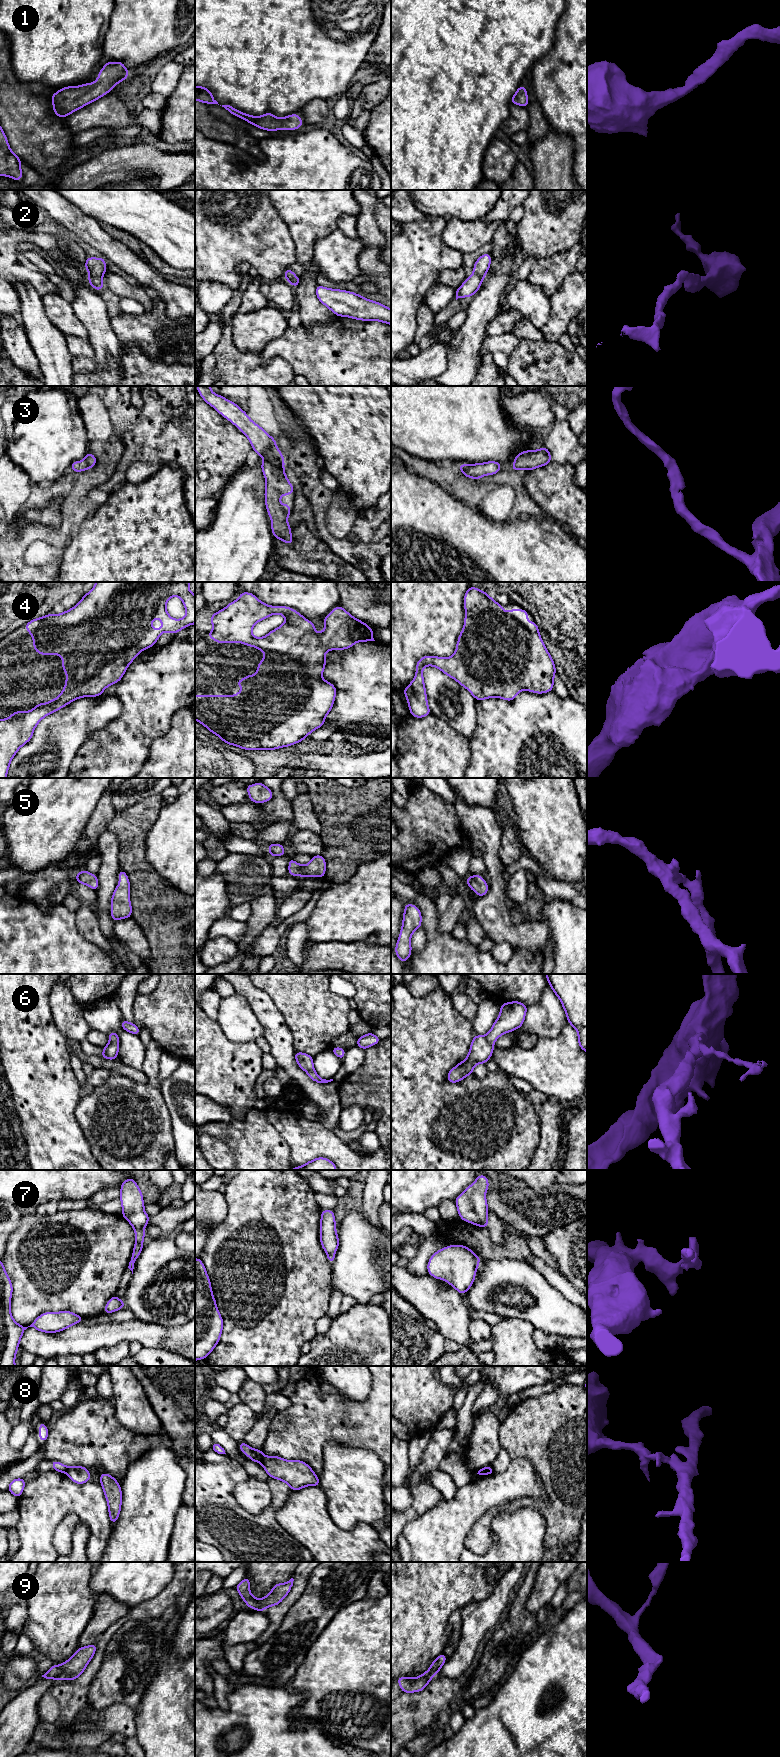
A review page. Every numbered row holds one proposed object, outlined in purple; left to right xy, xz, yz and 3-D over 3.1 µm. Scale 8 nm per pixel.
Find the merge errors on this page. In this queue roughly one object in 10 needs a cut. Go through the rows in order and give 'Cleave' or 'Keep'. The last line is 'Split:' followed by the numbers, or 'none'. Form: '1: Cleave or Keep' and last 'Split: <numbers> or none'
1: Keep
2: Keep
3: Keep
4: Keep
5: Keep
6: Keep
7: Cleave
8: Cleave
9: Keep
Split: 7, 8

